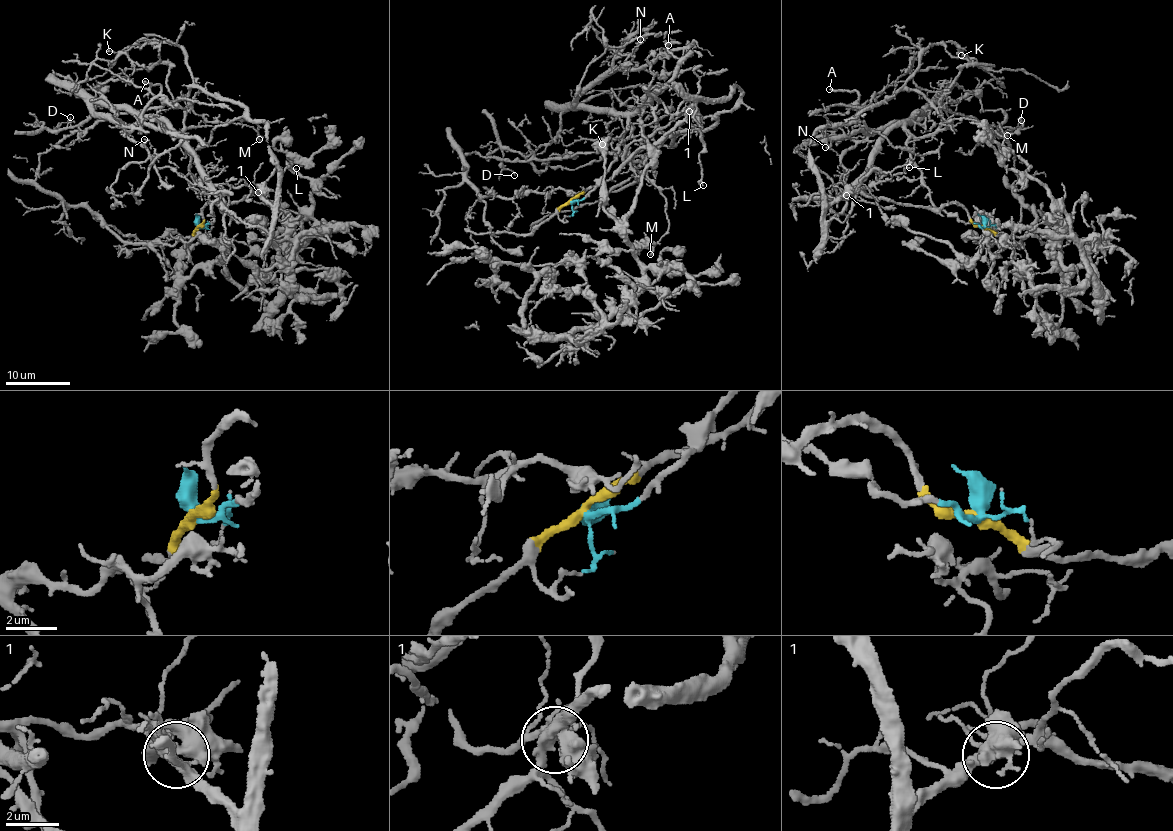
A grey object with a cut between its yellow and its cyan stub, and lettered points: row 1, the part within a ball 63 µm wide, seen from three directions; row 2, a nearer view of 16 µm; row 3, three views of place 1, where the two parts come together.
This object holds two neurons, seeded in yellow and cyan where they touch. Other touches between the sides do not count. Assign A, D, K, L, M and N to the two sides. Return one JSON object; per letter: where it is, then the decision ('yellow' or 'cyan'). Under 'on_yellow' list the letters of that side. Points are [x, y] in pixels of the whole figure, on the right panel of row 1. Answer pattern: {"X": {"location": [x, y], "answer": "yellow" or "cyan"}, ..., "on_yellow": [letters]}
{"A": {"location": [829, 89], "answer": "cyan"}, "D": {"location": [1021, 120], "answer": "cyan"}, "K": {"location": [961, 55], "answer": "yellow"}, "L": {"location": [909, 167], "answer": "yellow"}, "M": {"location": [1007, 135], "answer": "yellow"}, "N": {"location": [825, 147], "answer": "cyan"}, "on_yellow": ["K", "L", "M"]}

